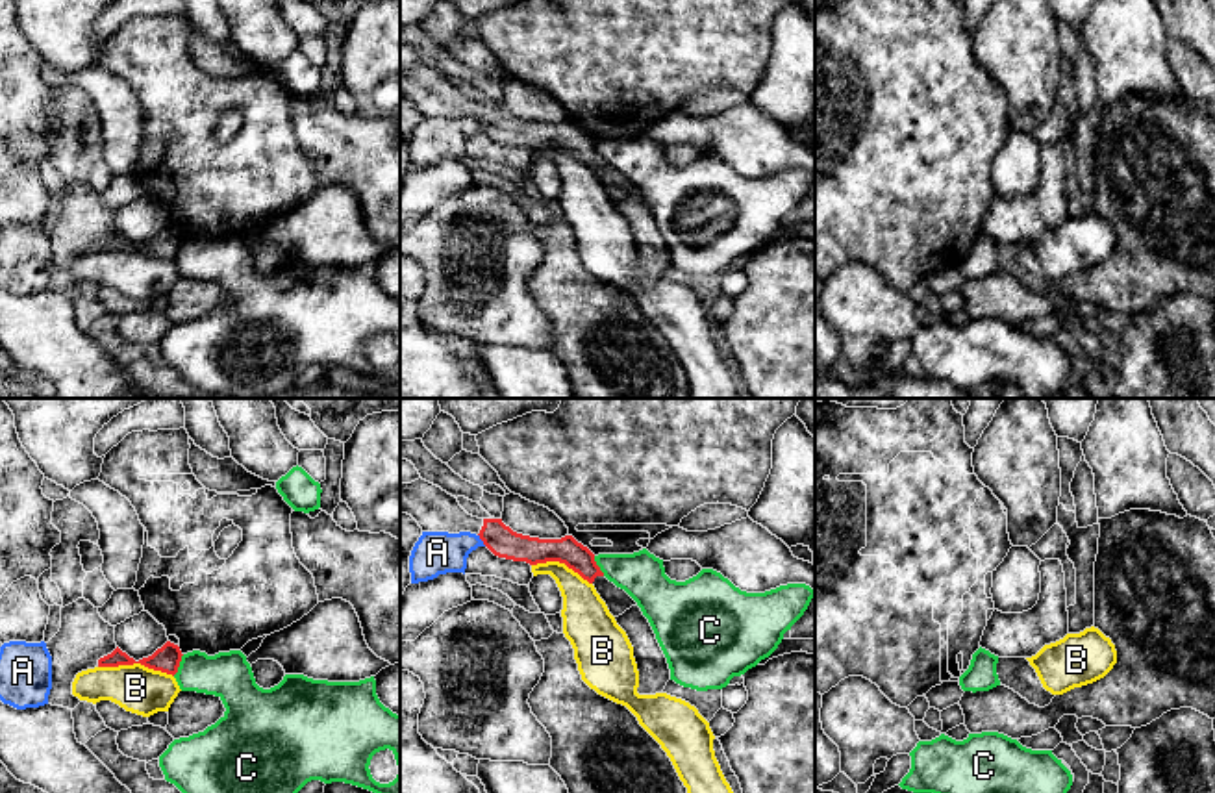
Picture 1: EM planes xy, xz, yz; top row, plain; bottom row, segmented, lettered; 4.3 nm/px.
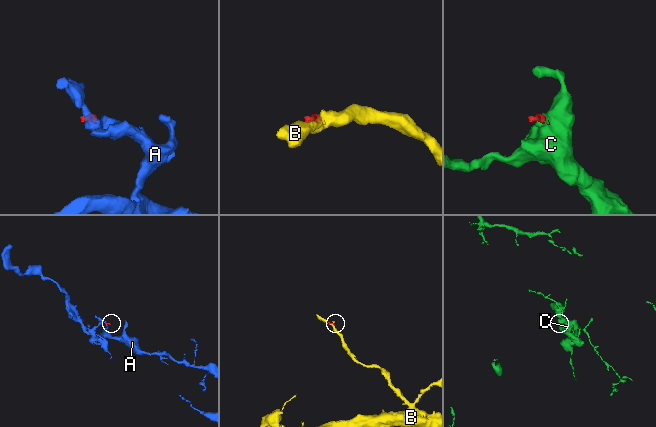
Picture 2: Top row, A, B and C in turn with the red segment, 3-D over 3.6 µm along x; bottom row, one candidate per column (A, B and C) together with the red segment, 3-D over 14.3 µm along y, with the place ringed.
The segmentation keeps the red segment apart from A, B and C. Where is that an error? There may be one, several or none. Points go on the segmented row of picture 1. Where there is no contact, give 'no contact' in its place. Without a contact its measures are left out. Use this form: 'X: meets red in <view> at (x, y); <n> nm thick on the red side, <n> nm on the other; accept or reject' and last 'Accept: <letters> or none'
A: meets red in xz at (480, 538); 140 nm thick on the red side, 190 nm on the other; reject
B: meets red in xy at (136, 662); 120 nm thick on the red side, 200 nm on the other; reject
C: meets red in xy at (178, 666); 120 nm thick on the red side, 200 nm on the other; reject
Accept: none

